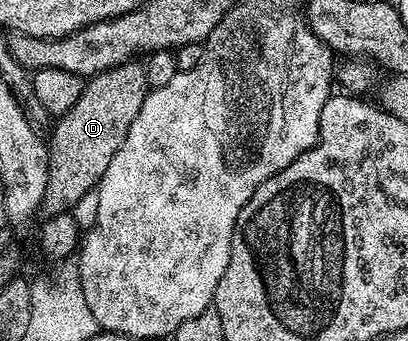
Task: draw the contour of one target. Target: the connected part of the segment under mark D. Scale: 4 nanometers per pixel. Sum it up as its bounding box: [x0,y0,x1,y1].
[41,60,148,215]

